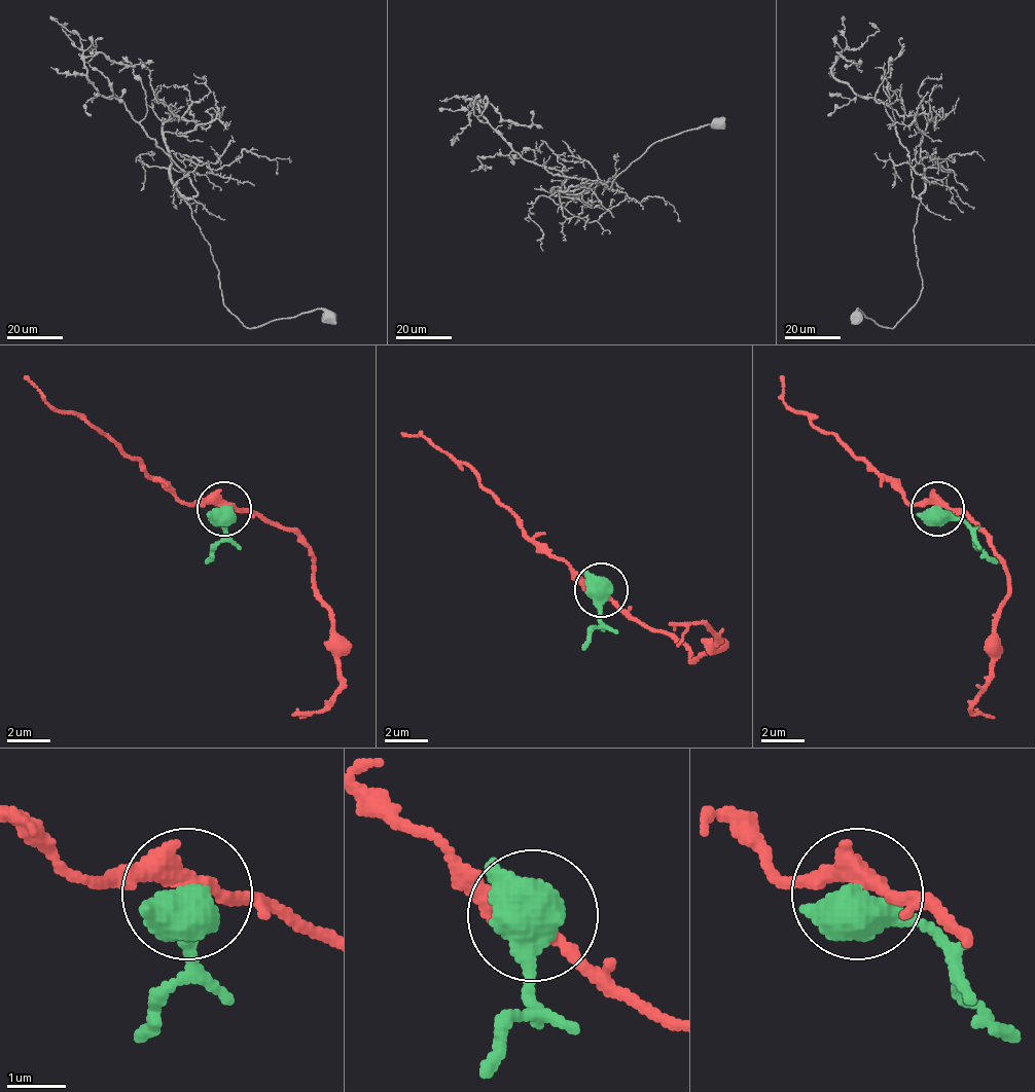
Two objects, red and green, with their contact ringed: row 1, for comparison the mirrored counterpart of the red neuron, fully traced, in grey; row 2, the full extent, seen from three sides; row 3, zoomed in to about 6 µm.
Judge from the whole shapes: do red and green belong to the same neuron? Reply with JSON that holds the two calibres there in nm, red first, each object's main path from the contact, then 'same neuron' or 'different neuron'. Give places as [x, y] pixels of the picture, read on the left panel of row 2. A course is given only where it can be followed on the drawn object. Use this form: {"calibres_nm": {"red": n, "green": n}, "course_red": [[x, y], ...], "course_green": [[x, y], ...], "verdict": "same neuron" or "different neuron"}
{"calibres_nm": {"red": 360, "green": 850}, "course_red": [[225, 507], [252, 507], [290, 529], [312, 567], [312, 594], [328, 610], [340, 691], [317, 714], [301, 719]], "course_green": [[225, 507], [225, 540], [204, 561]], "verdict": "different neuron"}

